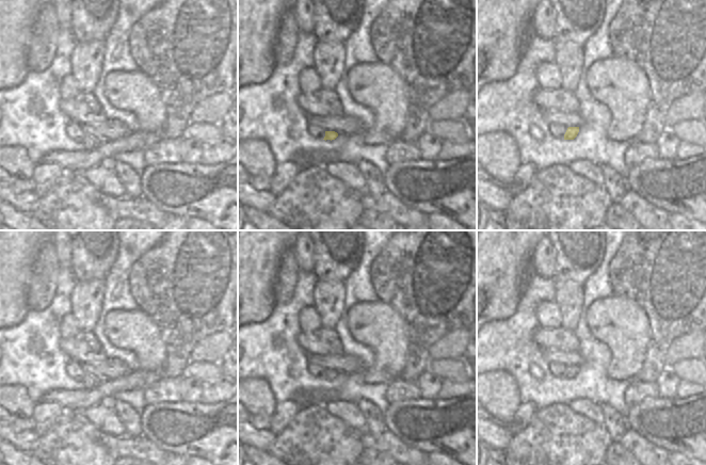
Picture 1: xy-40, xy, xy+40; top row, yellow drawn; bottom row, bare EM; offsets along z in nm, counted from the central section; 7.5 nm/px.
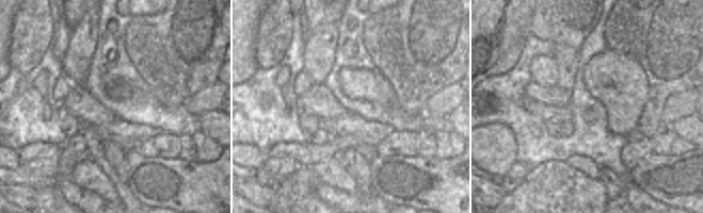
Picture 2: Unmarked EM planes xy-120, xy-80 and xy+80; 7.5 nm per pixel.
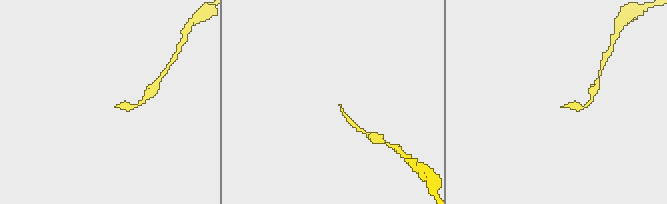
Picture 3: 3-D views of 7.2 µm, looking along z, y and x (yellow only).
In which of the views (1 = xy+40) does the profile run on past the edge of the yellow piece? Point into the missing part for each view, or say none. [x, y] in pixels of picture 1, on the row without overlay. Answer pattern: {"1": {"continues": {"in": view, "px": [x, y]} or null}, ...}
{"1": {"continues": null}}

